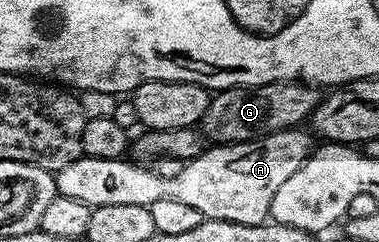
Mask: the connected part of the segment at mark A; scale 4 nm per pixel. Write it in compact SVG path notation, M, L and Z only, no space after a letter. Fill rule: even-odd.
M299 127L242 144L211 144L202 150L199 157L185 162L181 172L168 178L134 159L102 159L84 155L68 163L68 167L57 170L54 182L59 197L80 199L80 203L95 209L133 205L148 207L156 203L156 199L177 199L180 203L196 207L203 218L211 221L260 225L269 218L271 201L277 188L310 156L314 142L310 139L311 134L307 133Z

